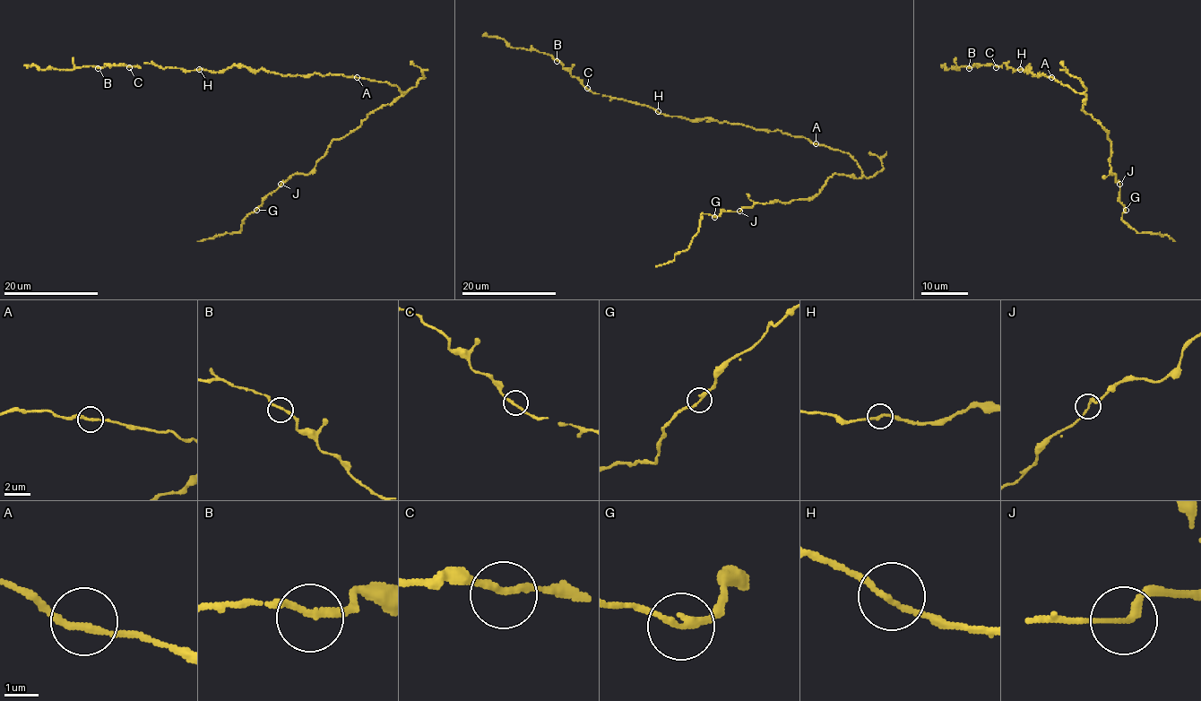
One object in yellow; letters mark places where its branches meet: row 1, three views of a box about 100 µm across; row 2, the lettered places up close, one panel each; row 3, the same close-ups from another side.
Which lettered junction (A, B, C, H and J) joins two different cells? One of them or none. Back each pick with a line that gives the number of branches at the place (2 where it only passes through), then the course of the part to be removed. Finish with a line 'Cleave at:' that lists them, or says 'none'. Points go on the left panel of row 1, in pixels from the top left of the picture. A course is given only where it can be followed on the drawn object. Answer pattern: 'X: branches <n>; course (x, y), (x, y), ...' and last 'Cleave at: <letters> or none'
Cleave at: none

